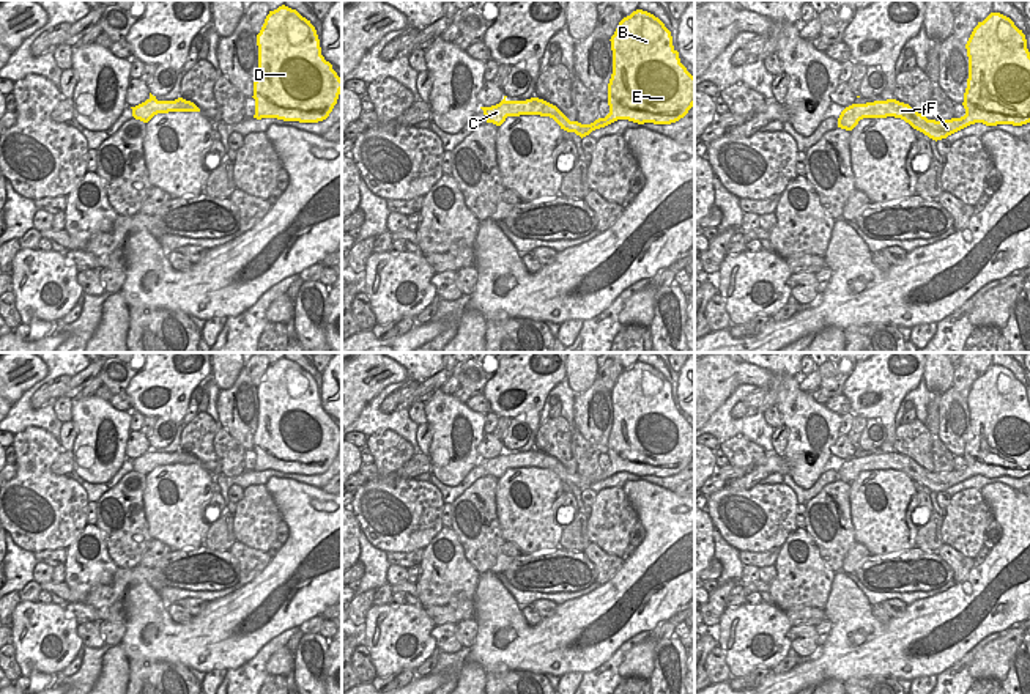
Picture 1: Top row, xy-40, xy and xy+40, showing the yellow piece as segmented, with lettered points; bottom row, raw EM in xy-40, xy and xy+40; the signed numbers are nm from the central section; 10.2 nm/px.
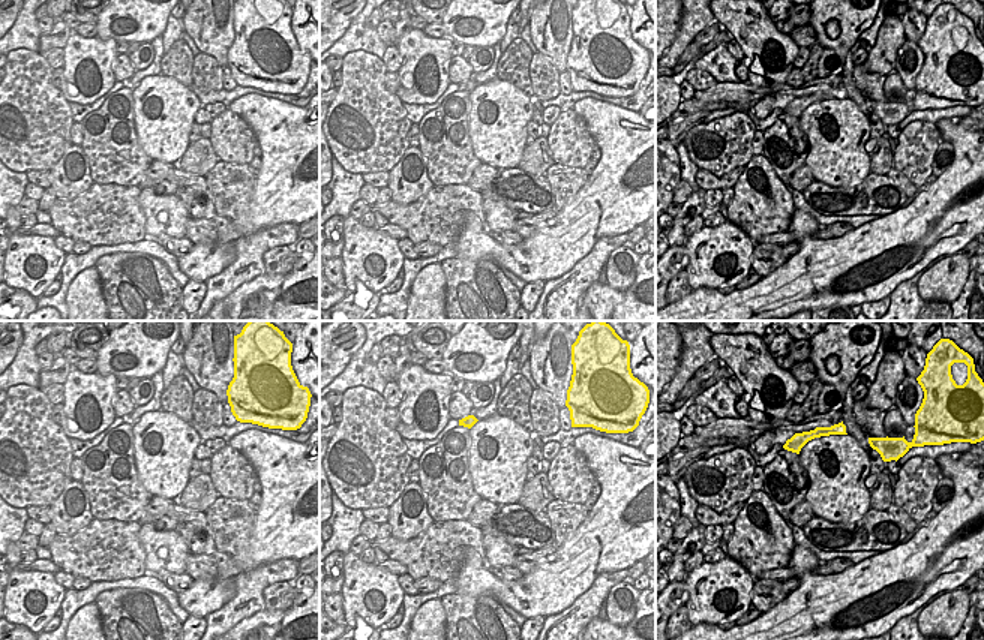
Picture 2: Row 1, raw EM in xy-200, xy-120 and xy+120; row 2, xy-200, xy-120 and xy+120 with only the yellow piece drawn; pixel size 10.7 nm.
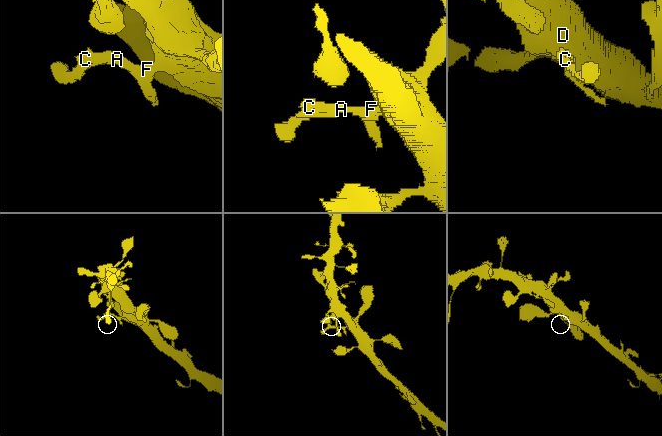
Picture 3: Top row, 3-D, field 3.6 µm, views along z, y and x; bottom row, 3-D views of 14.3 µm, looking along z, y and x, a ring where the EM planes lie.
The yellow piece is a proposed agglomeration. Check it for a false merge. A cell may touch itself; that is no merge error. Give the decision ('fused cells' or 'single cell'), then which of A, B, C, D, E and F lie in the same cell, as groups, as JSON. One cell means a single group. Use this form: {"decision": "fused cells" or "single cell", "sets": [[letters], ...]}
{"decision": "fused cells", "sets": [["A", "C", "F"], ["B", "D", "E"]]}

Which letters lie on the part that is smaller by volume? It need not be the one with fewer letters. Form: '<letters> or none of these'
A, C, F.

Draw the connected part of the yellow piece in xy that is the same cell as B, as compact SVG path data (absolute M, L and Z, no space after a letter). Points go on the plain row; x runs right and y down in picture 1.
M636 362L611 389L613 426L606 474L671 477L695 458L695 430L680 415L671 384L654 367Z

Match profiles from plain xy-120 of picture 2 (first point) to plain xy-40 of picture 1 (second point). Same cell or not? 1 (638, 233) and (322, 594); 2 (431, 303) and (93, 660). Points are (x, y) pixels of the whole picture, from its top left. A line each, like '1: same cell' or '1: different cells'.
1: different cells
2: different cells

